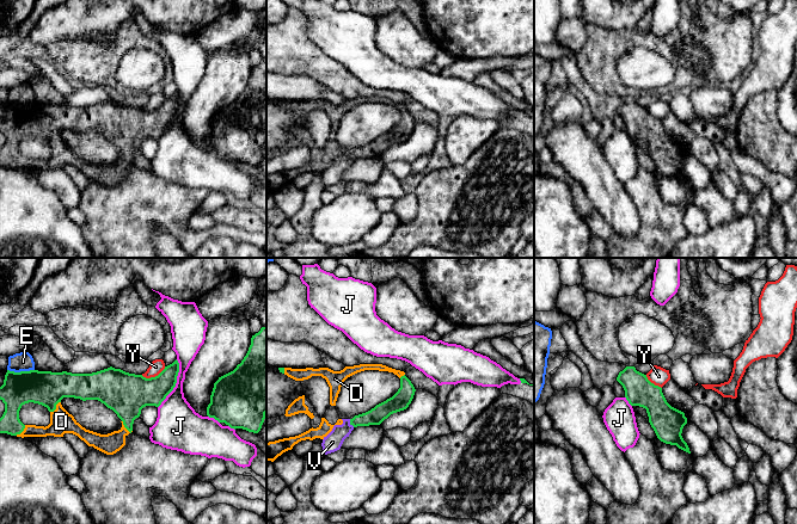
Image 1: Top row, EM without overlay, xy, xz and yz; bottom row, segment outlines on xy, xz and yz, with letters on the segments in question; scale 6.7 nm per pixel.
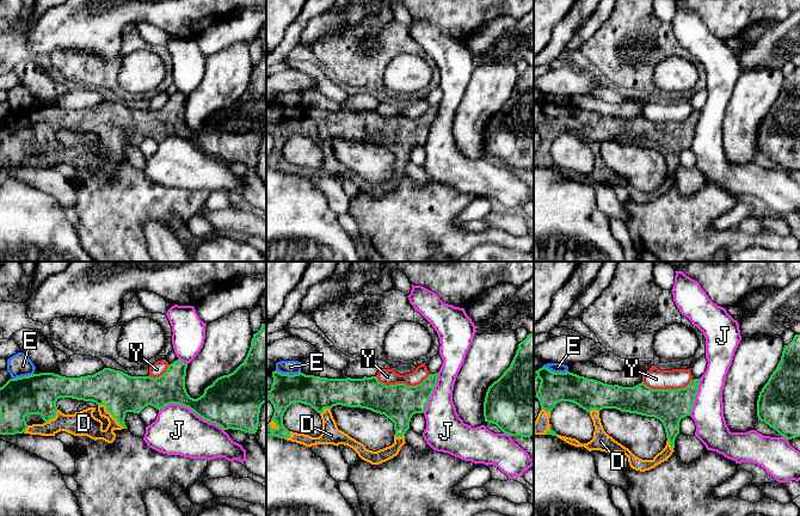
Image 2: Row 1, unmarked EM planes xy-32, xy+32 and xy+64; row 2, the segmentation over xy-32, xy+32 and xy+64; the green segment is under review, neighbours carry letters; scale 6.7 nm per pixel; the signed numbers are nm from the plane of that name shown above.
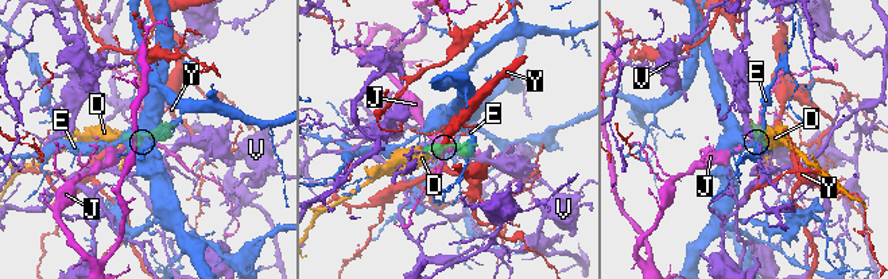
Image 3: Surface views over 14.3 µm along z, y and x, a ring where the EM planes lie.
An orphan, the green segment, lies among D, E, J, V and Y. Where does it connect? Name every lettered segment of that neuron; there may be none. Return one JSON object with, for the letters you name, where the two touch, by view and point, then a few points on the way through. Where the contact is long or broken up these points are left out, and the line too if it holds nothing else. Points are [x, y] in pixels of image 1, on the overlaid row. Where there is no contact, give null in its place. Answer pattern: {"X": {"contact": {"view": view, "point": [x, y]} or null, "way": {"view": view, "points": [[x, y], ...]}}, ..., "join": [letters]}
{"D": {"contact": {"view": "xy", "point": [55, 407]}}, "join": ["D"]}

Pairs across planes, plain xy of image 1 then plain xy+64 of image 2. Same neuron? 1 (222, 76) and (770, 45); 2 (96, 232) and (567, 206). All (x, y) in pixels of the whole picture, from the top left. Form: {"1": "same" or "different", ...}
{"1": "different", "2": "different"}

